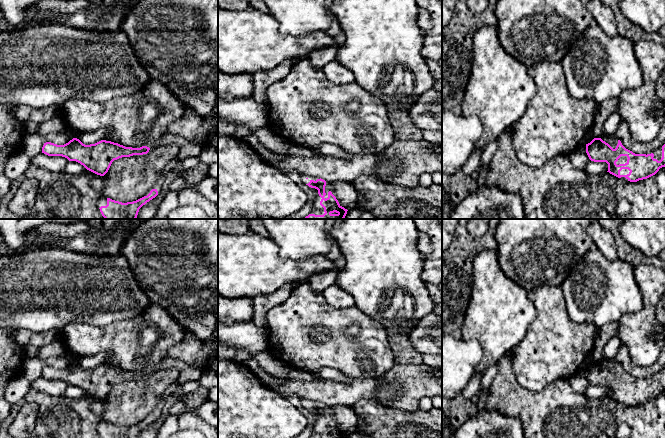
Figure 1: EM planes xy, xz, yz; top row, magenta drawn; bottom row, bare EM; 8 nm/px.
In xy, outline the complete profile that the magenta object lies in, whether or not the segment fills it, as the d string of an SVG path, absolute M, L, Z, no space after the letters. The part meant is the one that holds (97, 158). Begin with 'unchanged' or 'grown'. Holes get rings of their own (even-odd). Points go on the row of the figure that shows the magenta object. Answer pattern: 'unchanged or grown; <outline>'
unchanged; M73 138L64 145L46 142L42 147L42 153L48 156L62 156L69 161L76 161L87 170L100 176L104 176L108 172L114 160L147 154L149 150L150 148L147 146L140 148L125 147L106 140L85 145L77 138Z

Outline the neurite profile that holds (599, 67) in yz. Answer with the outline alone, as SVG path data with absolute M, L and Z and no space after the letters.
M593 25L570 46L560 61L569 93L575 99L592 99L601 104L618 98L628 88L642 85L643 72L634 52L634 42L626 37L605 34L598 25Z

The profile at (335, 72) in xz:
M336 60L327 63L322 68L327 79L337 85L346 85L355 82L353 73Z

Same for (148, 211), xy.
M168 190L167 192L161 192L158 196L143 205L139 209L136 219L154 219L161 202L170 191L171 190Z

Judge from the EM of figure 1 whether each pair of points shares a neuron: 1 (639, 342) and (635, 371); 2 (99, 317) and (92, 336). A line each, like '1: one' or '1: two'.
1: two
2: two

